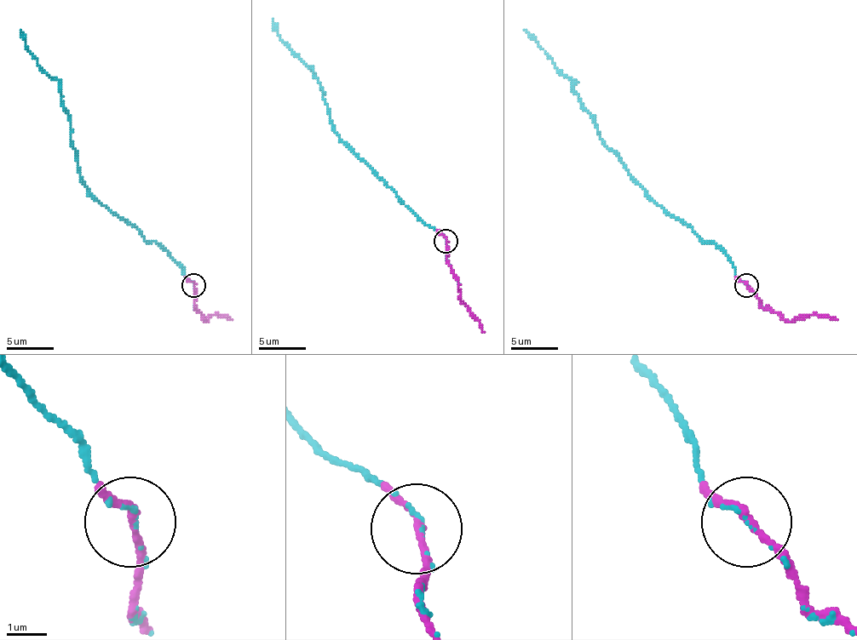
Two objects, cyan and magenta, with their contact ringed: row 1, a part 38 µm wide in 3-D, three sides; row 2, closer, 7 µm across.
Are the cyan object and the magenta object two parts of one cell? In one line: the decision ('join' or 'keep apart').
join

